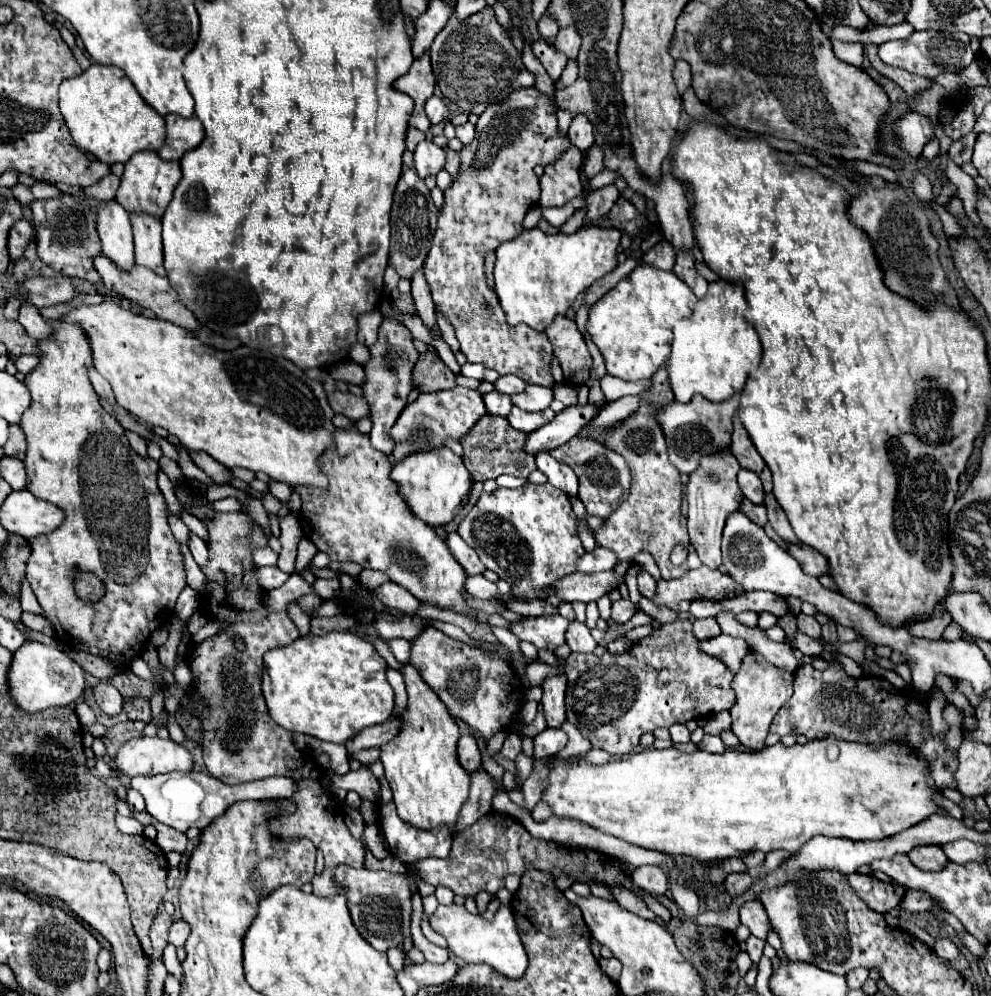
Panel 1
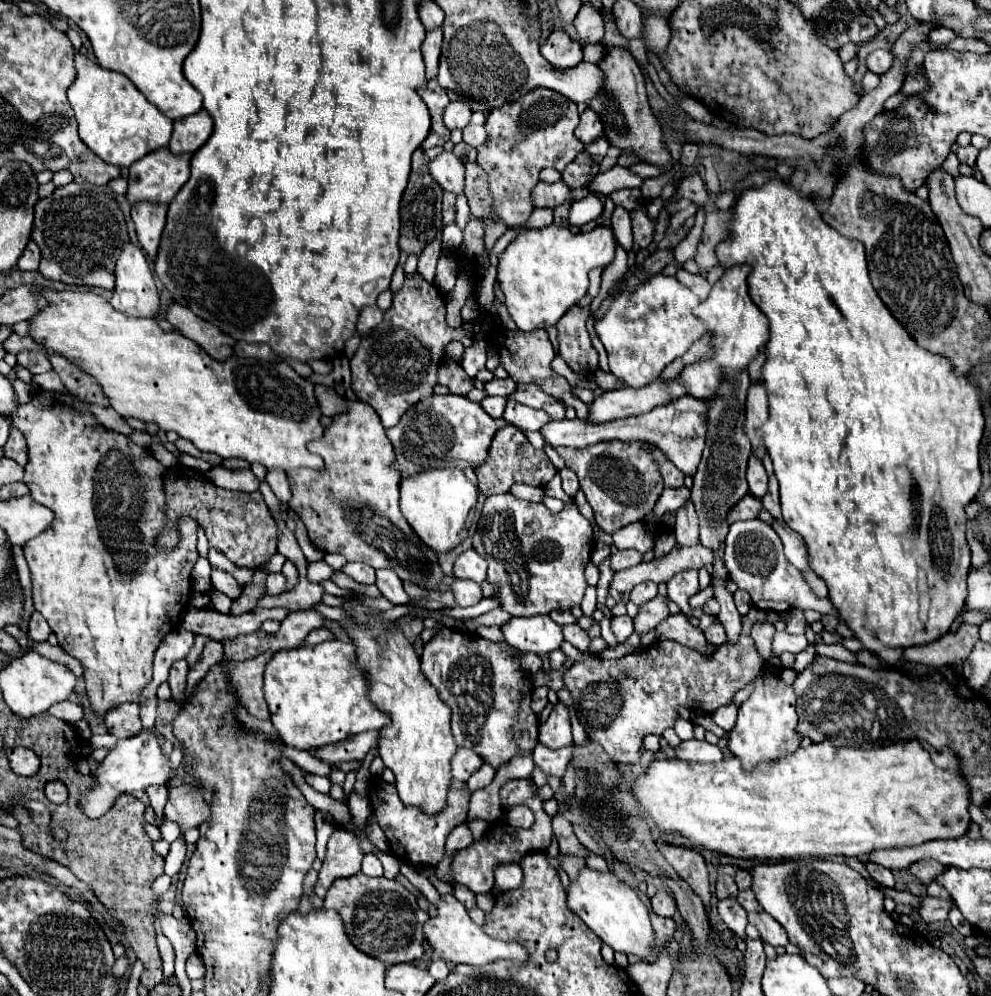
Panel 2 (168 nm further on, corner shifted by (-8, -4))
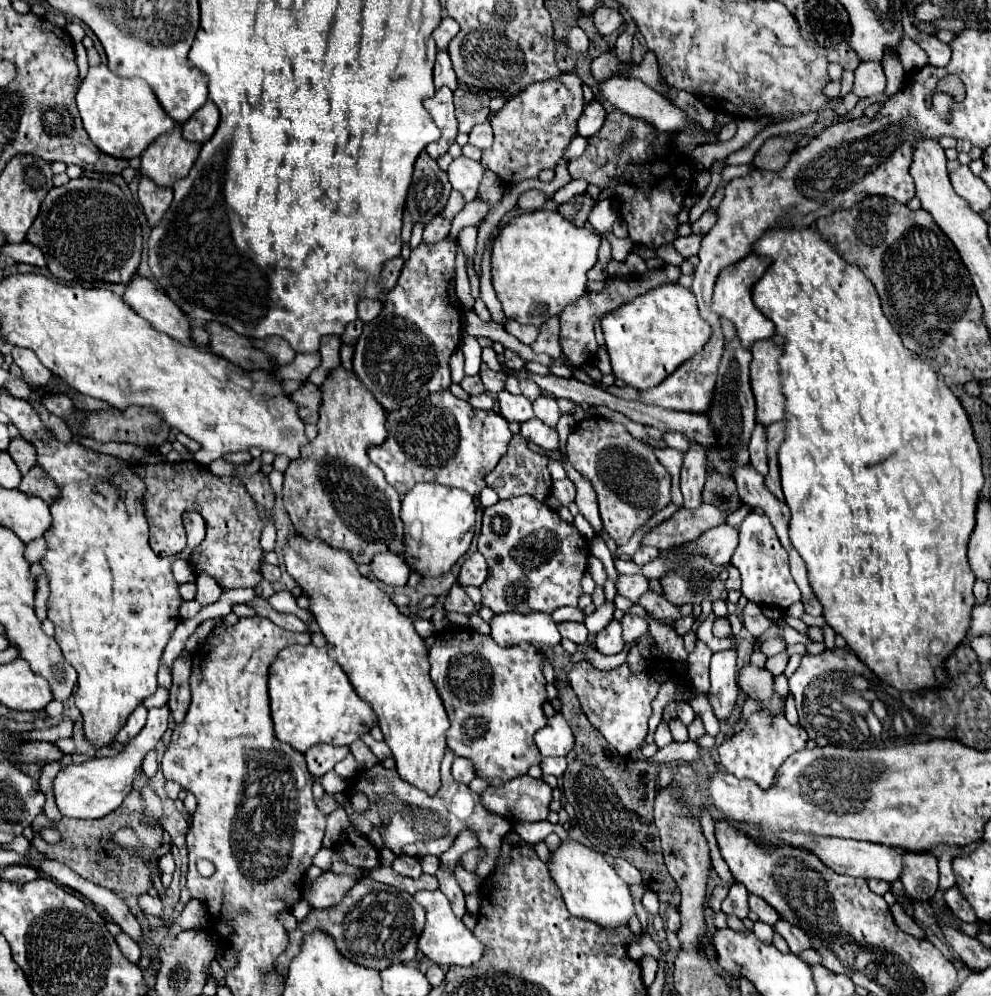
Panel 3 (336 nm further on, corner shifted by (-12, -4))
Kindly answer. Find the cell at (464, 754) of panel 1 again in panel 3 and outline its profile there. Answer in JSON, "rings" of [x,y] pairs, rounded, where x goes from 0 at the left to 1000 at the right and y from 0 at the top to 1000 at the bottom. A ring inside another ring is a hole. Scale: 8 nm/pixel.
{"rings":[[[459,759],[459,763],[457,763],[457,781],[461,785],[473,787],[479,781],[479,769],[477,769],[477,765],[471,763],[471,761]]]}

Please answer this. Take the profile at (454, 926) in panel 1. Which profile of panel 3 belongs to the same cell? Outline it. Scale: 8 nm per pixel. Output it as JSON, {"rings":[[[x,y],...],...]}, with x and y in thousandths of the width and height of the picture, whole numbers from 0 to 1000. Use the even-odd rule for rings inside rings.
{"rings":[[[423,894],[419,896],[421,906],[431,914],[431,926],[429,926],[429,934],[425,936],[423,942],[423,954],[427,954],[427,958],[437,964],[439,968],[445,970],[477,970],[485,964],[485,960],[489,958],[489,948],[483,946],[477,936],[467,928],[465,922],[461,922],[455,914],[455,908],[451,904],[451,900],[445,894]]]}

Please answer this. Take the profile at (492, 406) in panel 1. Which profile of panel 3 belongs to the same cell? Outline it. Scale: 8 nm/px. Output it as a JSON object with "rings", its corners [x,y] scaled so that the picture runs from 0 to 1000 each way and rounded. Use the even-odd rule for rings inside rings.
{"rings":[[[481,396],[481,398],[475,398],[473,400],[473,406],[475,408],[481,408],[483,412],[497,412],[499,402],[493,396]]]}

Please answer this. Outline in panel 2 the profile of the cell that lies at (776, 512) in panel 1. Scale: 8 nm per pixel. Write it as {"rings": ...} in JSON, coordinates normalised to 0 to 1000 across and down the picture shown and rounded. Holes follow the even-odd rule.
{"rings":[[[776,478],[776,492],[772,496],[772,500],[768,500],[770,510],[776,512],[776,516],[784,522],[788,522],[788,508],[786,508],[786,486],[782,478]]]}

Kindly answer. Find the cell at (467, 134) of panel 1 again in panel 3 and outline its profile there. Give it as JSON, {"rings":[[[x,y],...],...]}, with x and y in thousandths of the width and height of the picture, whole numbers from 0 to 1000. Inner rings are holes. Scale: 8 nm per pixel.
{"rings":[[[489,122],[489,124],[481,124],[477,127],[477,131],[473,133],[473,145],[475,147],[481,147],[481,149],[493,149],[497,145],[497,131],[495,131],[495,124]]]}

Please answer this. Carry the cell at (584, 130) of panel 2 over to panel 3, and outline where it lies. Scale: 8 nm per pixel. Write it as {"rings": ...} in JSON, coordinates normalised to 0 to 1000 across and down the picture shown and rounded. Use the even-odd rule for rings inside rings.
{"rings":[[[596,100],[594,104],[590,104],[590,110],[588,110],[588,116],[584,118],[584,137],[588,139],[596,139],[600,137],[608,122],[610,122],[610,108],[606,102],[602,100]]]}

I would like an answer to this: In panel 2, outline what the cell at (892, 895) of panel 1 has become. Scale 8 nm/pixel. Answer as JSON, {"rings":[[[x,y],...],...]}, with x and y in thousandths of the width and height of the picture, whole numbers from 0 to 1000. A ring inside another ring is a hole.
{"rings":[[[933,900],[931,908],[927,912],[927,918],[933,926],[952,926],[952,924],[956,924],[956,918],[960,912],[962,912],[962,906],[958,906],[958,904]]]}

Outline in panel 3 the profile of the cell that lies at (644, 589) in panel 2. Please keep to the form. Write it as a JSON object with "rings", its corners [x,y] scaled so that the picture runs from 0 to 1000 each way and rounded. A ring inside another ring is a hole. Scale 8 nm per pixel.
{"rings":[[[641,576],[641,578],[627,578],[625,586],[623,586],[623,596],[635,600],[637,604],[645,604],[645,600],[655,594],[655,582],[649,576]]]}

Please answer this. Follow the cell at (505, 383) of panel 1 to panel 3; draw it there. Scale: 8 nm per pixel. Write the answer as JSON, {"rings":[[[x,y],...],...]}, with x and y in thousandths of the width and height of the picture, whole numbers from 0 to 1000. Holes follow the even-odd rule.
{"rings":[[[489,371],[489,373],[485,373],[485,382],[487,382],[491,394],[504,396],[504,394],[510,390],[512,376],[508,376],[508,373],[497,373],[497,371]]]}

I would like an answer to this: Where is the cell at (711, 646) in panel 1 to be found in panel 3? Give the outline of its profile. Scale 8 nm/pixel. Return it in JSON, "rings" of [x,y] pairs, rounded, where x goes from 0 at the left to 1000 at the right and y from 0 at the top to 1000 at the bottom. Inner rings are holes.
{"rings":[[[661,594],[651,596],[651,600],[647,600],[645,606],[651,612],[655,612],[663,622],[671,622],[675,627],[681,627],[687,620],[687,612],[683,608],[679,608],[673,600],[669,600],[669,598],[661,596]]]}

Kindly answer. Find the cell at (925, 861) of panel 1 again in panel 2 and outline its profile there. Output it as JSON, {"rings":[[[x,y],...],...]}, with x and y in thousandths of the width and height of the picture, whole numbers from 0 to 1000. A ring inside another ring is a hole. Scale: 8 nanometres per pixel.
{"rings":[[[931,863],[931,865],[923,865],[917,869],[917,876],[923,882],[927,882],[931,890],[937,890],[952,873],[954,873],[954,869],[946,863]]]}

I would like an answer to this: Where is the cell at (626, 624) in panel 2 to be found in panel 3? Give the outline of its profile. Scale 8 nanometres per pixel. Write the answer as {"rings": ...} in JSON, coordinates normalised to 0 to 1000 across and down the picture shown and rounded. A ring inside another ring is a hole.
{"rings":[[[617,622],[604,637],[600,643],[600,651],[606,657],[625,657],[629,653],[631,645],[629,645],[629,633],[627,633],[627,624],[625,622]]]}

